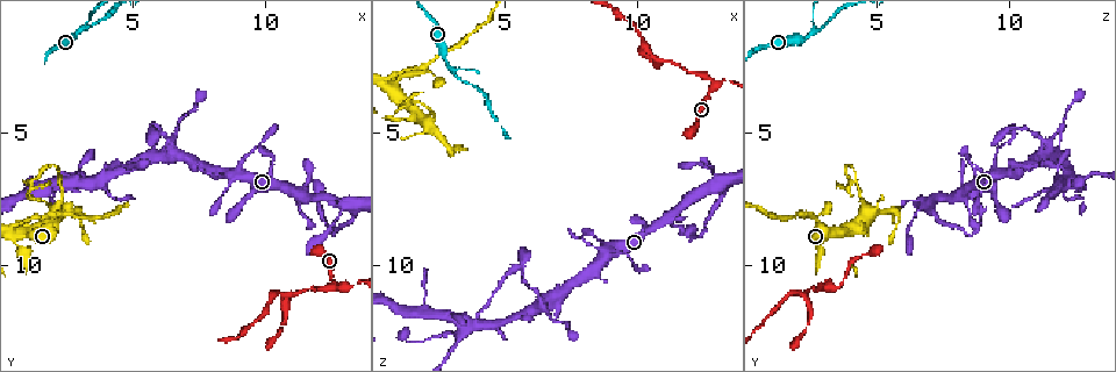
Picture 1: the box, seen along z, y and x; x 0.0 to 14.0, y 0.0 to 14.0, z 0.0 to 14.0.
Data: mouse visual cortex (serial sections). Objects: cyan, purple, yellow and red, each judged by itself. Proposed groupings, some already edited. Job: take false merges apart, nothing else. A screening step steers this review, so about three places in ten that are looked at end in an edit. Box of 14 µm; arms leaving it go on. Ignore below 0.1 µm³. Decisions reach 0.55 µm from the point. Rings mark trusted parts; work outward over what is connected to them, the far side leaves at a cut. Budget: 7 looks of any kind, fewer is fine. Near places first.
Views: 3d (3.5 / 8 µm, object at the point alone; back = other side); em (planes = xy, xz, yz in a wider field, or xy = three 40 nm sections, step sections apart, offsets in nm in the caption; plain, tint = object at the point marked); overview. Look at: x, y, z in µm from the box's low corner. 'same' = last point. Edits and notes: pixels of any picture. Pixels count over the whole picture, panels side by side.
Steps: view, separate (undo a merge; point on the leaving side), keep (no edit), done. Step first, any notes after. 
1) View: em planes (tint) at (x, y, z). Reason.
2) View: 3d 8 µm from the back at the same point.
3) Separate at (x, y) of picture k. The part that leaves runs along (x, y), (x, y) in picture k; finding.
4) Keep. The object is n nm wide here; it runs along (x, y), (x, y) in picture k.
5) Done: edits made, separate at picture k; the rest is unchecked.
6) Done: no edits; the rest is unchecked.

View: 3d 3.5 µm at (13.0, 10.8, 3.3). Sharp bend.

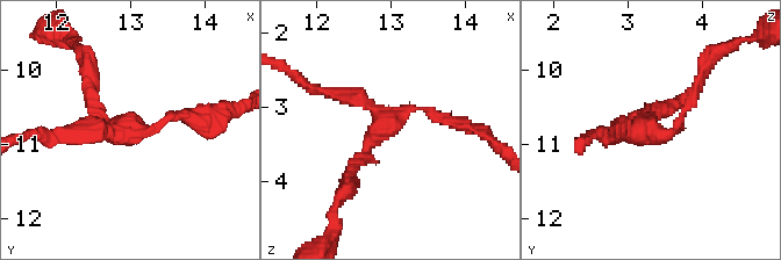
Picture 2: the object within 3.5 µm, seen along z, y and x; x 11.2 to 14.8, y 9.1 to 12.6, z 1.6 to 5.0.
Keep. The arms are 100, 150, 250 nm wide; it runs along (692, 99), (668, 135), (611, 138) in picture 2; one cell here.

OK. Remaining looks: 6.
View: 3d 3.5 µm at (10.9, 11.0, 2.2). A fork.

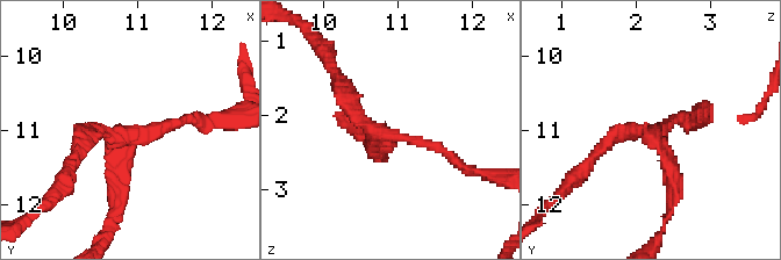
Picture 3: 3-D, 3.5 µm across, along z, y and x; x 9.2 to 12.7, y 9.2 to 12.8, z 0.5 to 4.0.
View: em xy step 2 (tint) at (10.90, 11.10, 2.30).

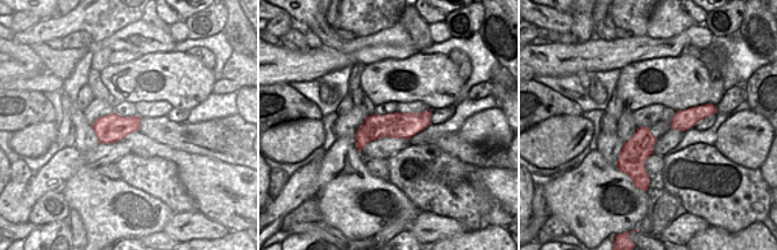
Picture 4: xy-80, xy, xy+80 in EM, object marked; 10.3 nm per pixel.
Separate at (115, 199) of picture 3. The part that leaves runs along (124, 149), (121, 199), (106, 242) in picture 3; a second cell is stuck on.

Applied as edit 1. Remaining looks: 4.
View: overview.

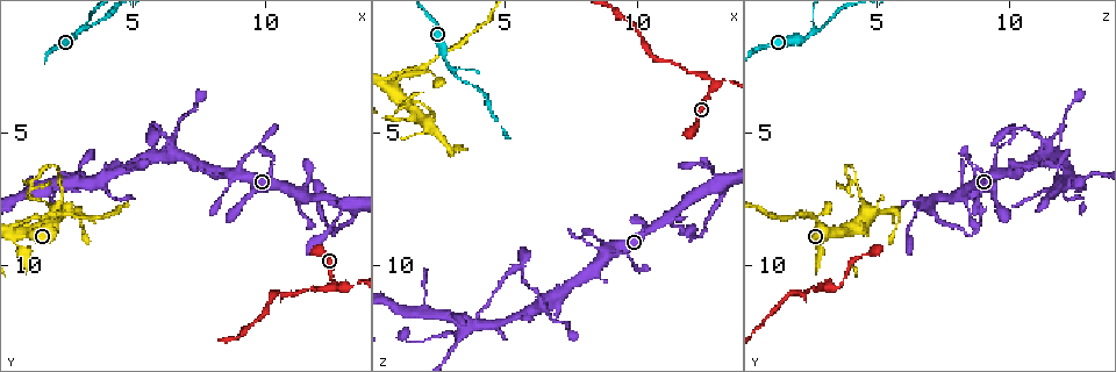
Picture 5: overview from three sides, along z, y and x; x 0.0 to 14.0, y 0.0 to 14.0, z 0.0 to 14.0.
View: 3d 3.5 µm at (13.1, 7.8, 7.0). Small branch off a trunk.

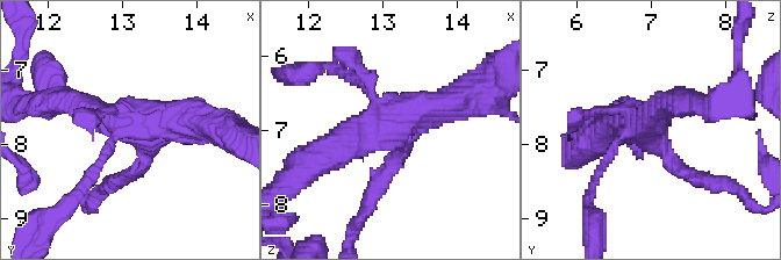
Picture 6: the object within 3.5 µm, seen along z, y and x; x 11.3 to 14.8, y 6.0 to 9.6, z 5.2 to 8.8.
View: em xy step 2 (tint) at (13.10, 7.75, 7.00). Now the EM.

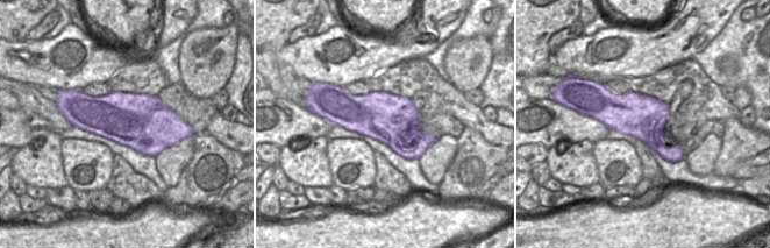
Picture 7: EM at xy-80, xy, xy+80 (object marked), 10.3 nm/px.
Separate at (109, 179) of picture 6. The object is 550 nm wide here; the part that leaves runs along (143, 161), (107, 183), (93, 208) in picture 6; two cells meet here.

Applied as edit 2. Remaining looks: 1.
Done: edits made, separate at picture 3, separate at picture 6; the rest is unchecked.

